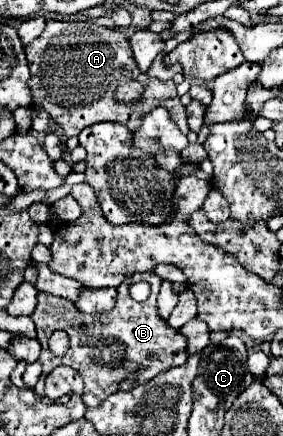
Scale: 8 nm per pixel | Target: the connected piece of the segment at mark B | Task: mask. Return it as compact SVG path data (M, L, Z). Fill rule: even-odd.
M137 273L131 275L131 279L149 281L151 285L151 297L143 303L137 303L129 297L129 293L123 293L123 287L117 287L117 303L111 311L101 315L83 315L73 301L63 297L53 297L47 293L39 293L35 313L31 315L37 327L39 343L43 347L39 363L43 365L43 377L55 369L57 365L67 365L79 371L85 391L83 391L83 403L87 407L97 407L103 399L107 399L111 393L119 389L119 383L127 379L133 371L137 371L137 383L145 385L155 375L165 373L173 367L179 367L187 361L187 339L181 335L181 331L173 329L159 317L157 311L157 293L159 293L159 281L153 279L149 273ZM53 331L67 331L69 335L69 351L63 357L55 357L47 341Z

